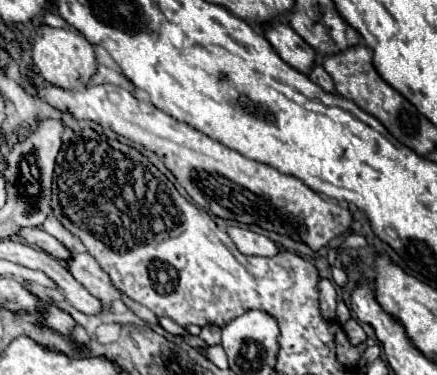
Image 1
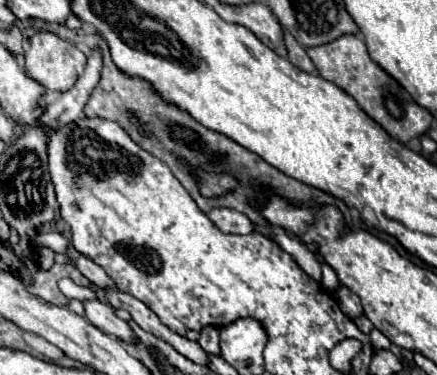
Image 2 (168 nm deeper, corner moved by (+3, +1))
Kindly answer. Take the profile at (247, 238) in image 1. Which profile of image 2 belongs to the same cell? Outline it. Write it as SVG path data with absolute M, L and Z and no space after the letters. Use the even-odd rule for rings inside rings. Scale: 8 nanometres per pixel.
M215 207L209 213L209 219L223 231L223 233L235 233L235 235L247 235L253 233L253 223L247 219L247 215L233 211L229 207Z

